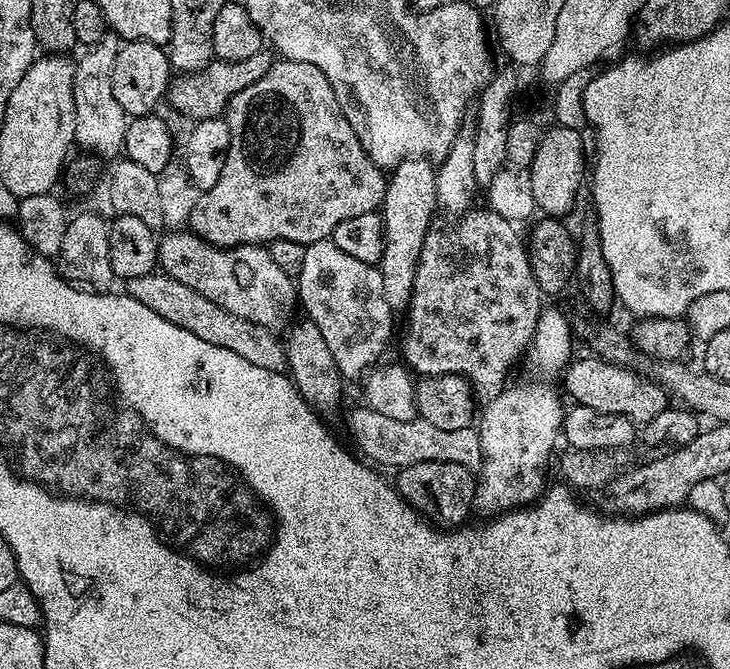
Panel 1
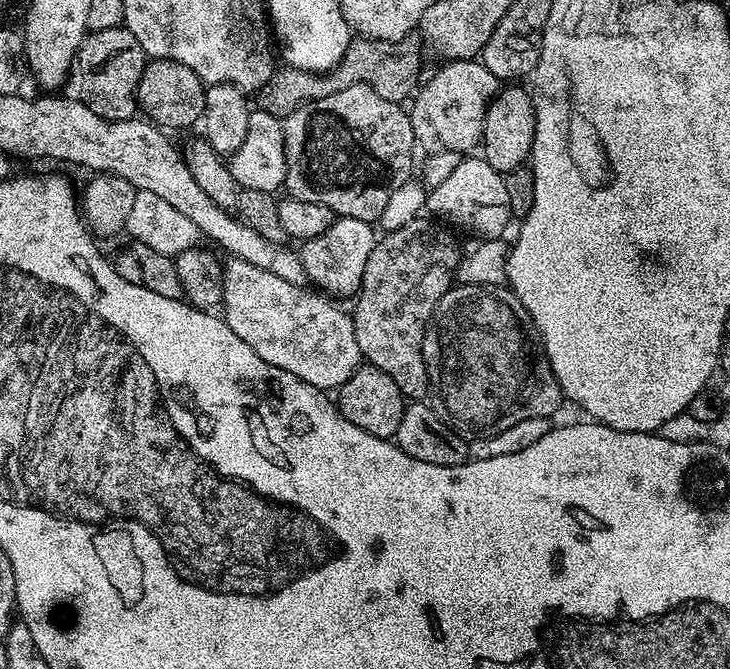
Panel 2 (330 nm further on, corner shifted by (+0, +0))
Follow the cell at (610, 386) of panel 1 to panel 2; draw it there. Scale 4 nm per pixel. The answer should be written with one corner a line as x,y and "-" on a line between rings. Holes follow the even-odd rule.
456,284
449,288
447,294
437,302
436,309
432,315
432,323
424,329
424,346
422,349
424,353
424,368
428,372
430,407
436,411
438,418
442,418
442,422
446,422
446,426
450,426
465,440
471,442
478,438
486,438
490,434
502,434
502,430
506,430
509,426
515,426
516,423
522,422
526,418
542,418
543,416
552,418
555,417
555,412
559,410
560,400
562,401
560,383
550,366
547,356
544,355
543,347
537,343
531,331
529,331
530,333
527,332
527,328
530,328
530,317
526,306
522,306
520,299
507,286
499,284
483,284
482,286

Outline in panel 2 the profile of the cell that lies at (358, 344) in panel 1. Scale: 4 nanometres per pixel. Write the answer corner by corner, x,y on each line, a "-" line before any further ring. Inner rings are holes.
345,216
337,218
326,234
318,234
318,238
310,238
299,245
300,261
308,280
316,283
313,285
329,297
355,297
366,270
366,258
370,258
370,250
374,250
377,239
377,229
369,221

